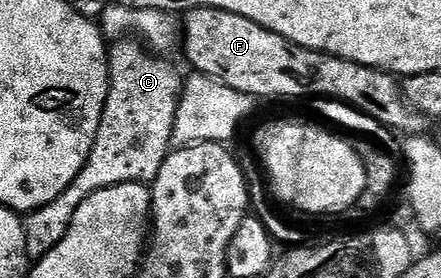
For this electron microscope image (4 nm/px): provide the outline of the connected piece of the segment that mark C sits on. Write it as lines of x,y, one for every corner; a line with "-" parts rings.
121,38
114,43
117,45
109,48
109,93
103,118
99,122
99,134
95,138
95,146
91,146
91,154
83,170
77,175
75,182
71,182
71,186
67,186
67,190
63,190
63,194
55,198
55,202
24,217
27,254
30,261
43,259
47,254
51,254
51,250
55,250
55,246
59,246
59,242
63,242
71,226
71,218
75,218
75,210
87,198
91,198
91,194
120,184
149,184
157,177
159,166
163,166
163,162
174,147
175,114
179,109
183,76
177,73
175,65
165,61
164,55
154,54
148,47
132,42
137,43
129,38

